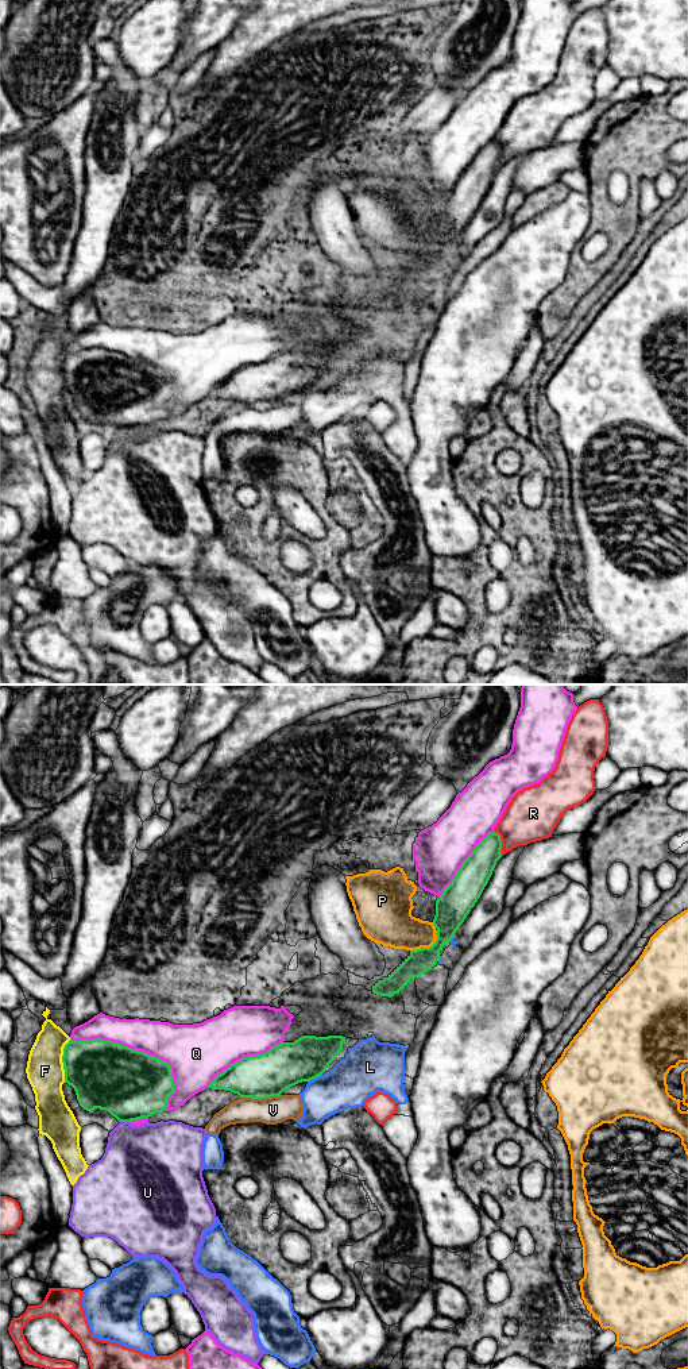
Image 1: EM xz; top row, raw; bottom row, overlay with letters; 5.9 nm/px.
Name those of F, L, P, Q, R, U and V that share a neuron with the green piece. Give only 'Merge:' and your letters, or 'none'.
Merge: none

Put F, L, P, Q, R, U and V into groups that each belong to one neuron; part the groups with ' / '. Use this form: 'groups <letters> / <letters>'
groups F / L V / P / Q / R / U

